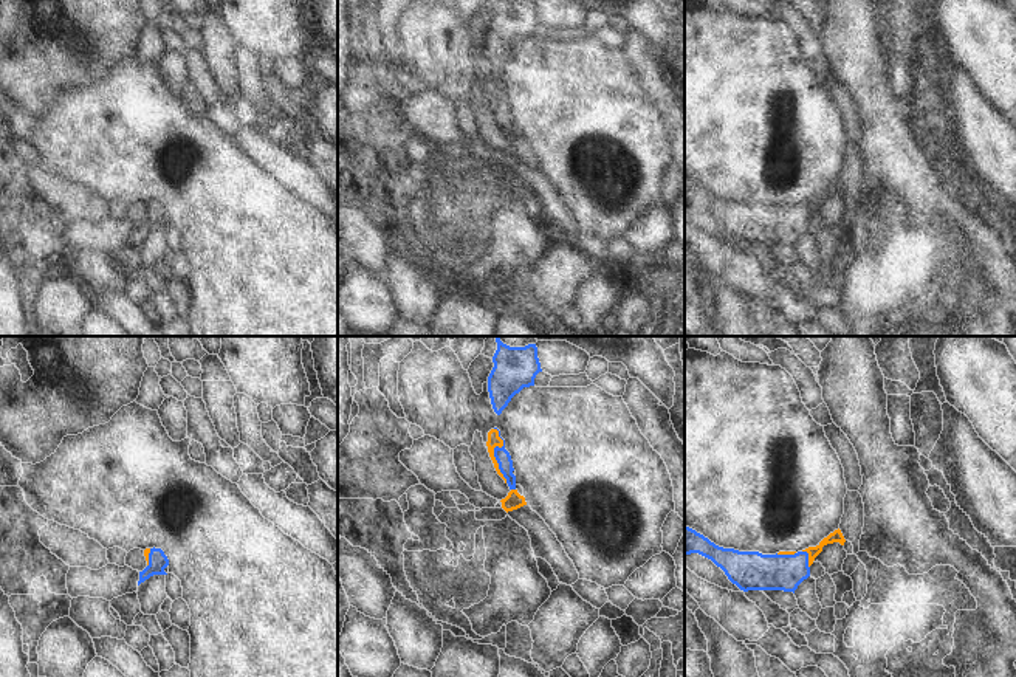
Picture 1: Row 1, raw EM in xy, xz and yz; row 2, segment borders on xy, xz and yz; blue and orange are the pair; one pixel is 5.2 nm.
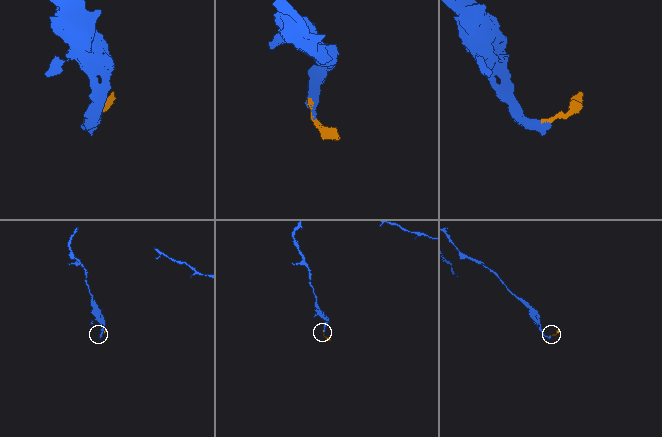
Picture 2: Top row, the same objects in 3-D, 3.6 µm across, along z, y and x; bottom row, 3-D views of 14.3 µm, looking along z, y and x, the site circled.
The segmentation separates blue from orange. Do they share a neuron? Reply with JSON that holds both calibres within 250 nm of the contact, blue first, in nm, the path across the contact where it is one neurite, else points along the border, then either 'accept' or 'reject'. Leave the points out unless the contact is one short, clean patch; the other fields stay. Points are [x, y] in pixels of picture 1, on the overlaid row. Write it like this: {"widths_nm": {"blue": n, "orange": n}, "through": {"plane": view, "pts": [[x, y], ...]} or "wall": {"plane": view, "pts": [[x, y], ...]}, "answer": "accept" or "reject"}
{"widths_nm": {"blue": 80, "orange": 70}, "through": {"plane": "xz", "pts": [[502, 456], [494, 453], [494, 440]]}, "answer": "accept"}

